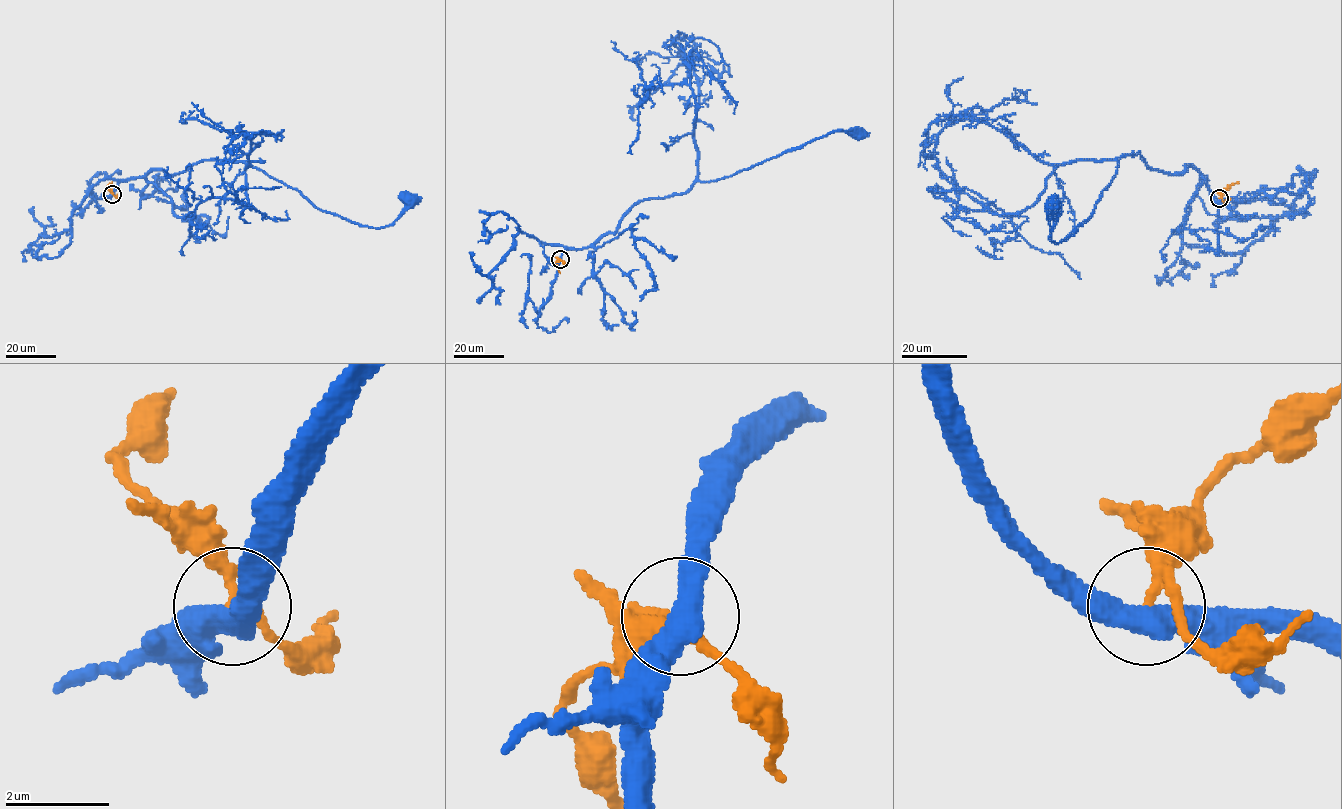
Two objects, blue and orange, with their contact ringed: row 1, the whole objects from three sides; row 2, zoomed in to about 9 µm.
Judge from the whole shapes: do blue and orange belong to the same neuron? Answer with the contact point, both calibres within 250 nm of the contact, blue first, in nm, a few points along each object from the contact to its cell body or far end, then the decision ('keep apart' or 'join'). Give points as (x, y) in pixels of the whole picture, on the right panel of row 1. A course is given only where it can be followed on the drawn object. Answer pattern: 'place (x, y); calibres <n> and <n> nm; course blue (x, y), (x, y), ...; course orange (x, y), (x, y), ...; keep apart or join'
place (1219, 198); calibres 480 and 160 nm; course blue (1219, 198), (1198, 170), (1152, 170), (1139, 152), (1117, 160), (1093, 211), (1059, 242), (1051, 239), (1053, 208); course orange (1219, 198), (1226, 188), (1238, 182); keep apart

